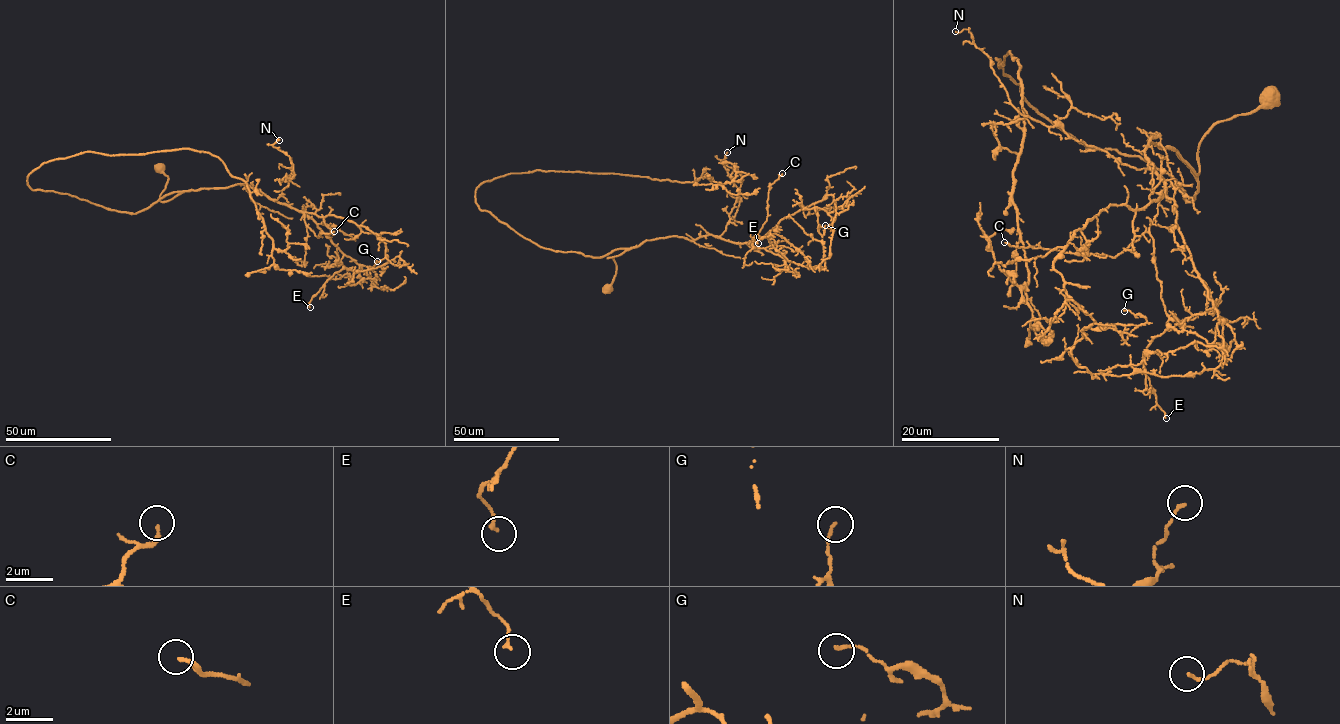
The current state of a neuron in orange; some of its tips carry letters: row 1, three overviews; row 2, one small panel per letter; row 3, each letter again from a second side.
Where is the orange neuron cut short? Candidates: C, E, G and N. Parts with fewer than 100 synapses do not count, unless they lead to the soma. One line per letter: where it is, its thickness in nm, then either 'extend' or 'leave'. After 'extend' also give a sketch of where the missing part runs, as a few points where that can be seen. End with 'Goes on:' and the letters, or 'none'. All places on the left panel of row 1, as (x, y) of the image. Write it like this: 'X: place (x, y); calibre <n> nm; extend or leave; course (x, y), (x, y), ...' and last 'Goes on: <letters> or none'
C: place (334, 231); calibre 140 nm; leave
E: place (310, 307); calibre 130 nm; leave
G: place (377, 261); calibre 120 nm; leave
N: place (279, 140); calibre 100 nm; leave
Goes on: none

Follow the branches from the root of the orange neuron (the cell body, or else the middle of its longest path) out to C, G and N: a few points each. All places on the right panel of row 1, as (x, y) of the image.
C: (1269, 94), (1212, 126), (1198, 174), (1151, 136), (1145, 154), (1164, 194), (1150, 228), (1116, 255), (1004, 242)
G: (1269, 94), (1212, 126), (1198, 174), (1153, 134), (1164, 194), (1053, 260), (1083, 329), (1146, 322), (1124, 311)
N: (1269, 94), (1212, 126), (1198, 174), (1157, 134), (1136, 169), (1023, 115), (955, 31)

